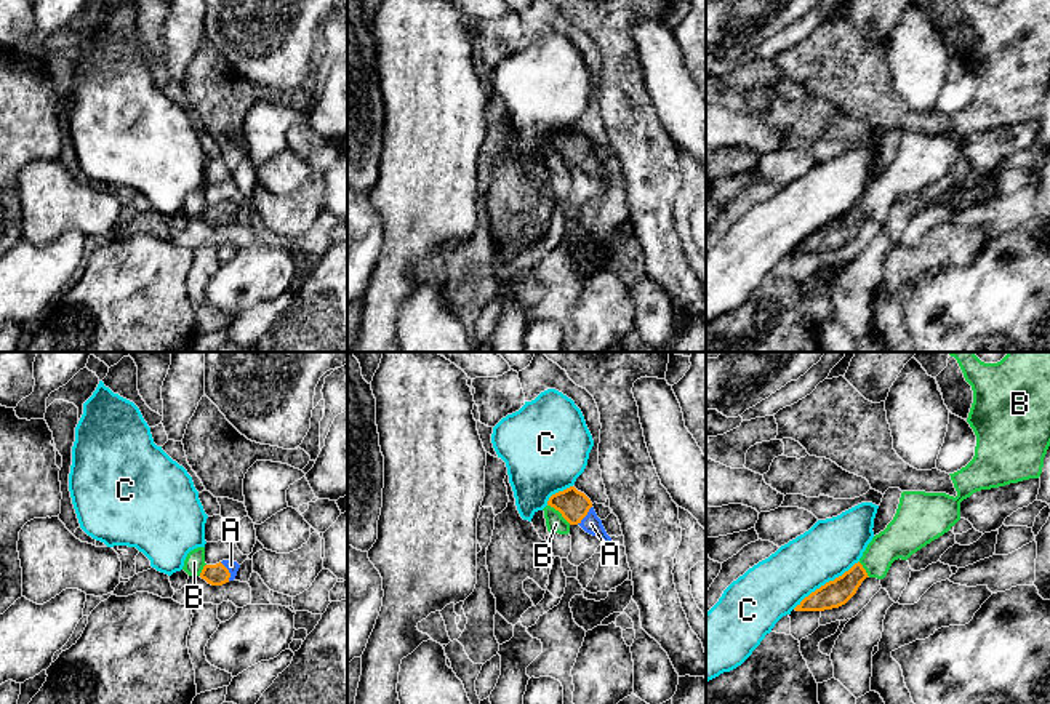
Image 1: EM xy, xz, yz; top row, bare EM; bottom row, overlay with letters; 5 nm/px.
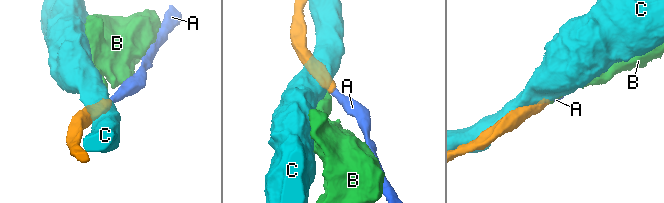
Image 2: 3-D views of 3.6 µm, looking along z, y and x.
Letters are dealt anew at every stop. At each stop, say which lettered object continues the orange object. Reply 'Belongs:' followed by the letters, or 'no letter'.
Belongs: A

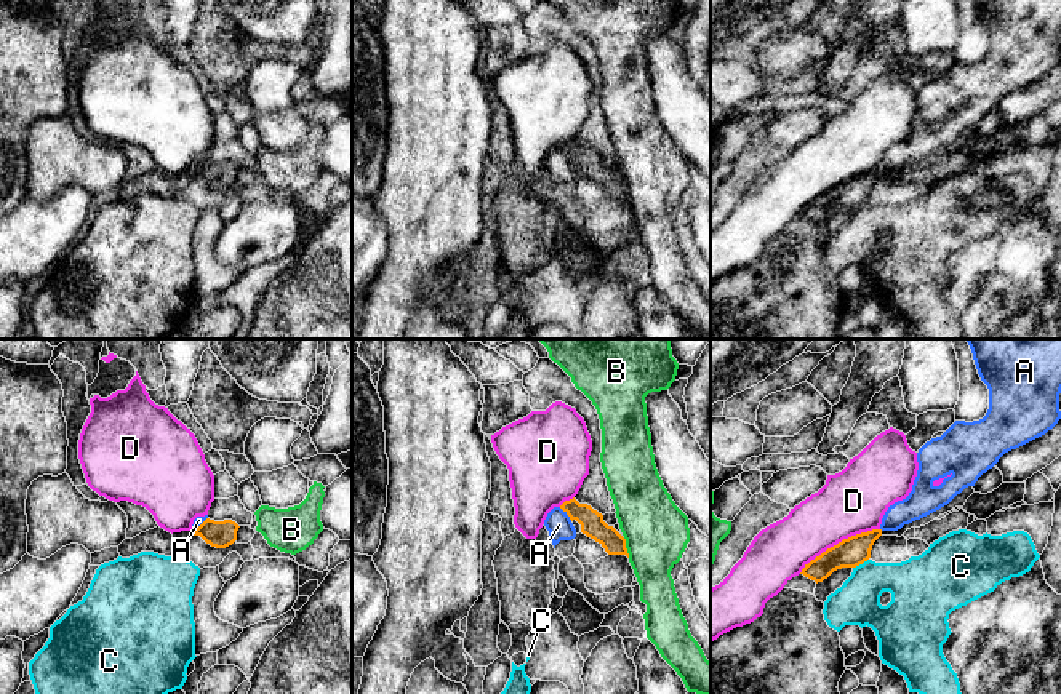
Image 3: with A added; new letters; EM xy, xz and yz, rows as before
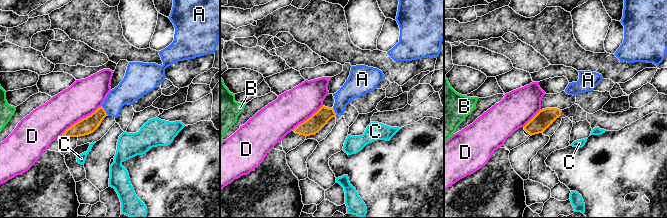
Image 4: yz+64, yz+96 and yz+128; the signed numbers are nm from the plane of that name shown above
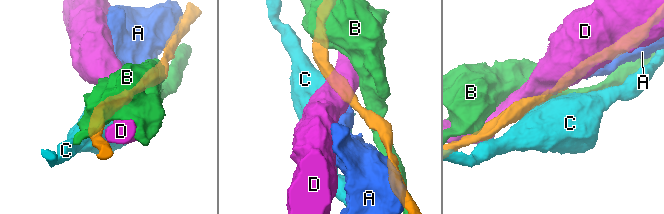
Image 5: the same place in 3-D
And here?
Belongs: no letter

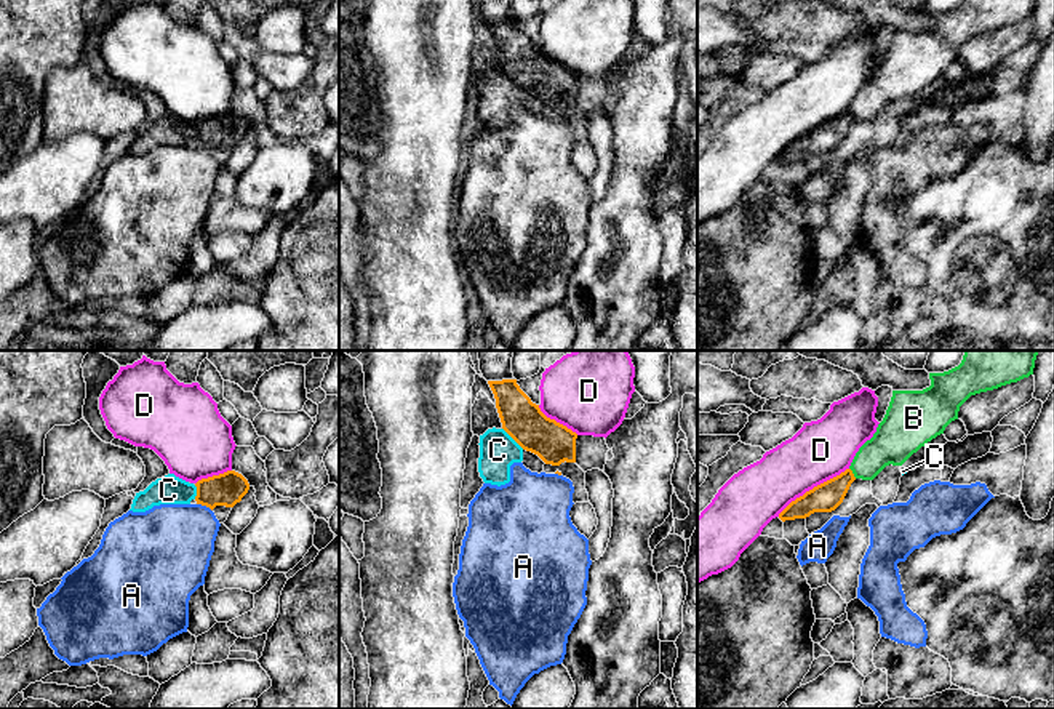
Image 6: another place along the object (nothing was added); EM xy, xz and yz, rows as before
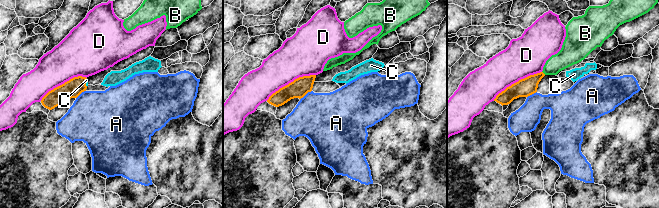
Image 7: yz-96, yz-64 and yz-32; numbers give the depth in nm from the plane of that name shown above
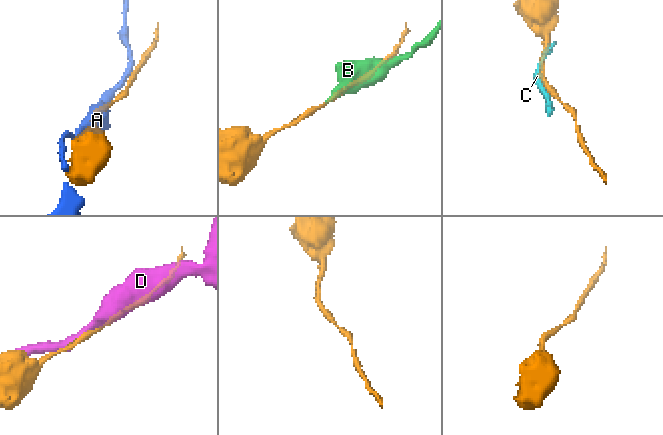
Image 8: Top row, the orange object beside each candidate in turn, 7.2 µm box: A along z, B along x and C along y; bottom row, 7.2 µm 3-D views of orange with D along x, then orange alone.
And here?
Belongs: no letter

